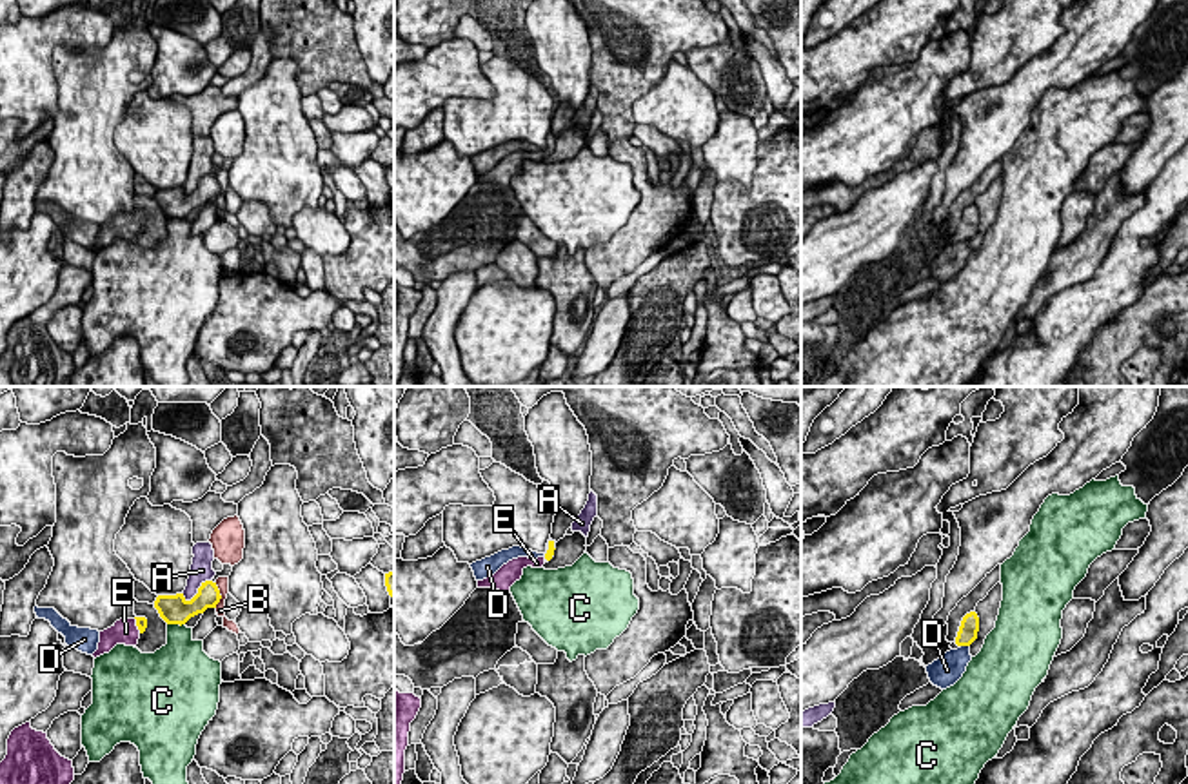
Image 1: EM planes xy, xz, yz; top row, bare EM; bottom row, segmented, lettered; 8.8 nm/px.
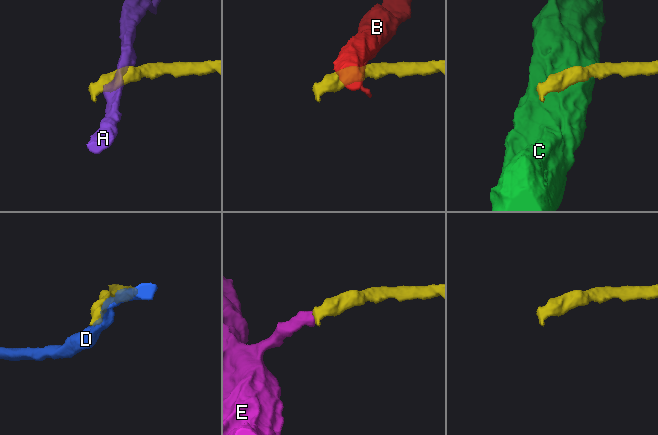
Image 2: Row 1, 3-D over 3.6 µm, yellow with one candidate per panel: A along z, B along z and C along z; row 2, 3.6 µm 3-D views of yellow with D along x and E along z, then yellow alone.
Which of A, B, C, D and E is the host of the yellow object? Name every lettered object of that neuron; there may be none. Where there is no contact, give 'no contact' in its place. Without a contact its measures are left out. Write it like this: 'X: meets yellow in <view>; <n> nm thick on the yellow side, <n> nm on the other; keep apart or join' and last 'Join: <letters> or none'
A: meets yellow in xy; 240 nm thick on the yellow side, 190 nm on the other; keep apart
B: meets yellow in xy; 200 nm thick on the yellow side, 120 nm on the other; keep apart
C: meets yellow in xy; 260 nm thick on the yellow side, 280 nm on the other; keep apart
D: meets yellow in yz; 170 nm thick on the yellow side, 240 nm on the other; keep apart
E: meets yellow in xy; 100 nm thick on the yellow side, 220 nm on the other; join
Join: E

